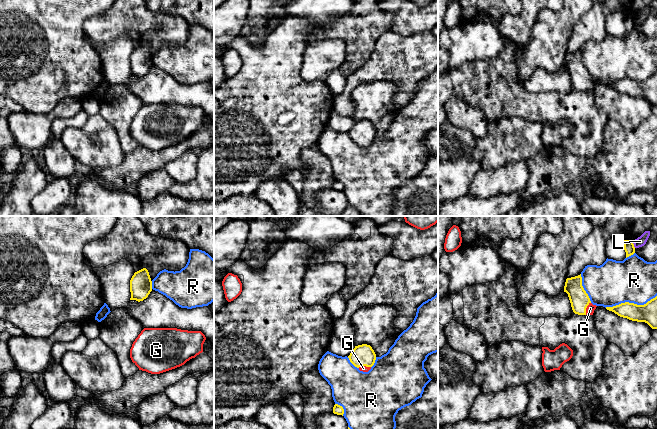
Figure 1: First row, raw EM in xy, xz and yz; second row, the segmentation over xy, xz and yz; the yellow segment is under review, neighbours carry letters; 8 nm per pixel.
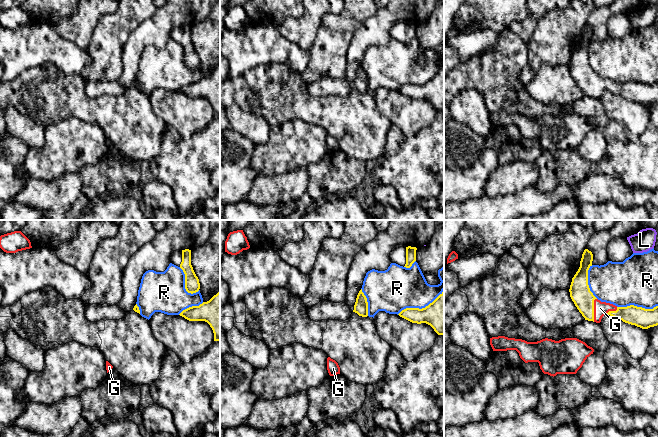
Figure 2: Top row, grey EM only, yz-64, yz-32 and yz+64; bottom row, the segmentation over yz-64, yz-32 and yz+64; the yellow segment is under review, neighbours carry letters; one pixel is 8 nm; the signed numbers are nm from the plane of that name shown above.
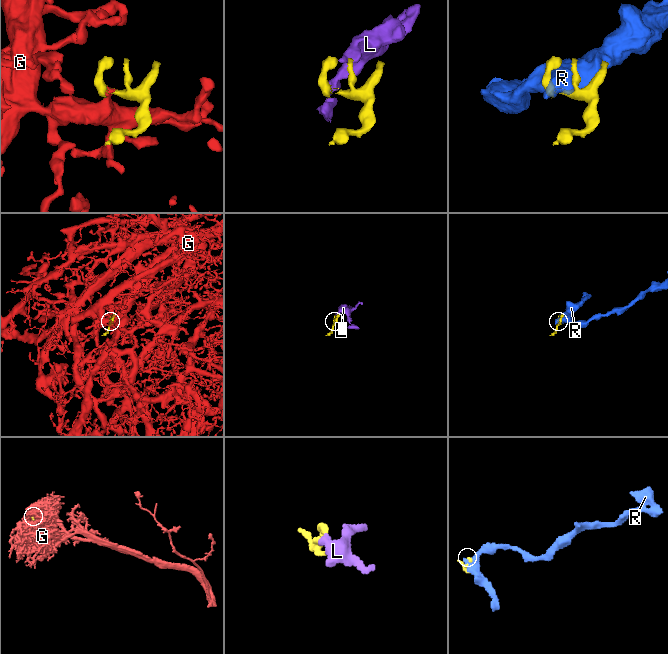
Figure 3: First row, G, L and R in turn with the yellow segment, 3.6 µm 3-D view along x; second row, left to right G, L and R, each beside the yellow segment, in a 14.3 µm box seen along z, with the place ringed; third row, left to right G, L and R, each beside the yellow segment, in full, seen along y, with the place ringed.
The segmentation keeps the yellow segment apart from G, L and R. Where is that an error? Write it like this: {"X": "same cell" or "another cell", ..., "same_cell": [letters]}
{"G": "same cell", "L": "another cell", "R": "another cell", "same_cell": ["G"]}

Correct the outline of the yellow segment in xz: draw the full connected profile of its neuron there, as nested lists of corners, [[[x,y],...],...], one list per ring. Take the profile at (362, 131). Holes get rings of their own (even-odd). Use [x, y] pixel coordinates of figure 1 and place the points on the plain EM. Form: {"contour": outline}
{"contour": [[[362,120],[355,122],[348,134],[360,147],[368,148],[375,139],[376,130],[370,121]]]}

